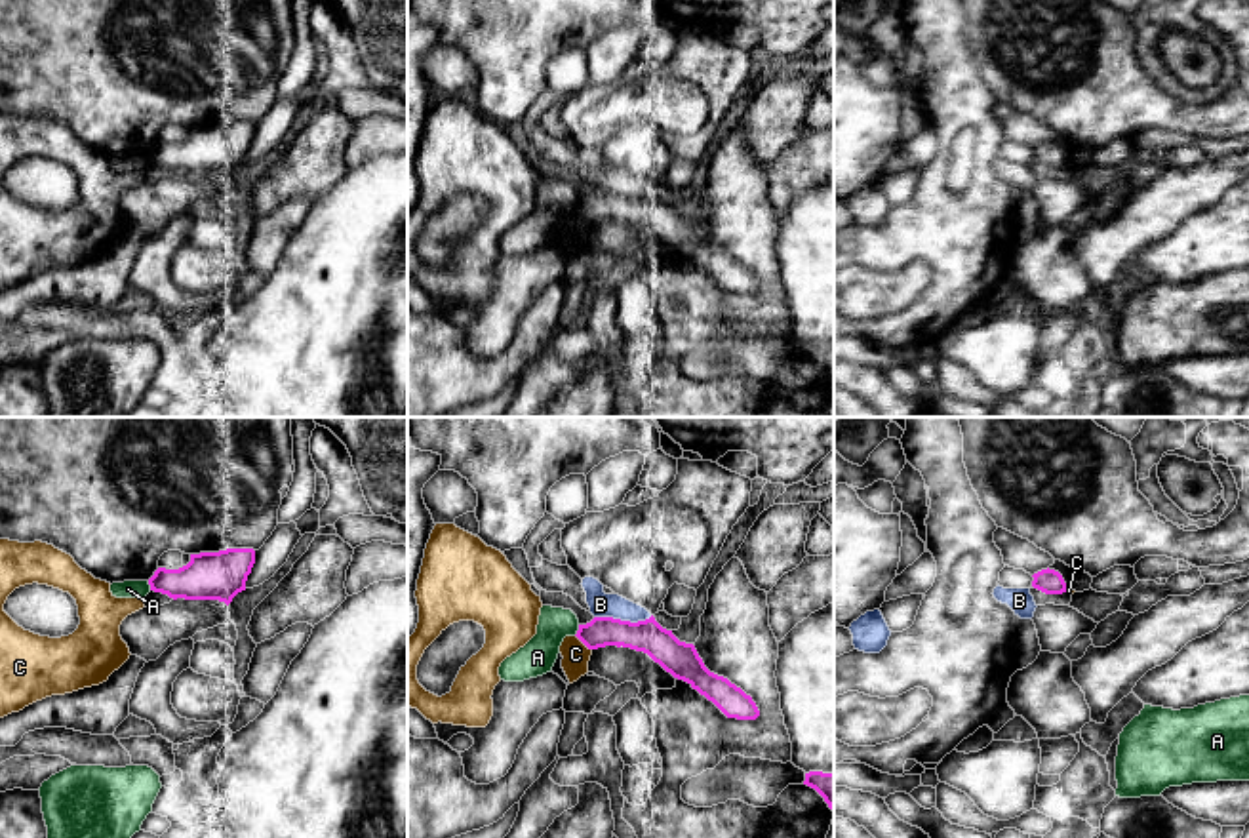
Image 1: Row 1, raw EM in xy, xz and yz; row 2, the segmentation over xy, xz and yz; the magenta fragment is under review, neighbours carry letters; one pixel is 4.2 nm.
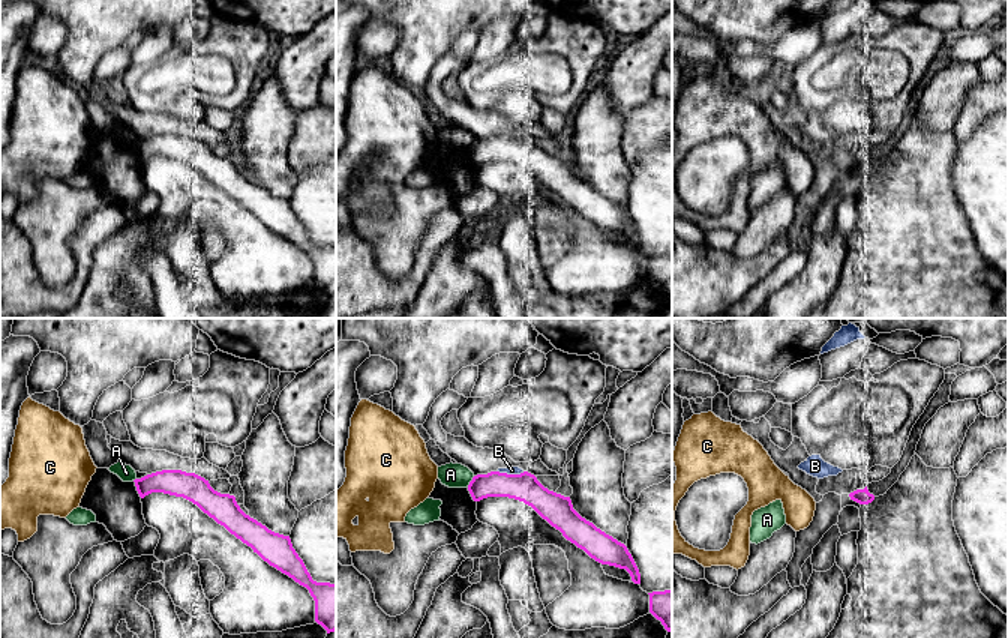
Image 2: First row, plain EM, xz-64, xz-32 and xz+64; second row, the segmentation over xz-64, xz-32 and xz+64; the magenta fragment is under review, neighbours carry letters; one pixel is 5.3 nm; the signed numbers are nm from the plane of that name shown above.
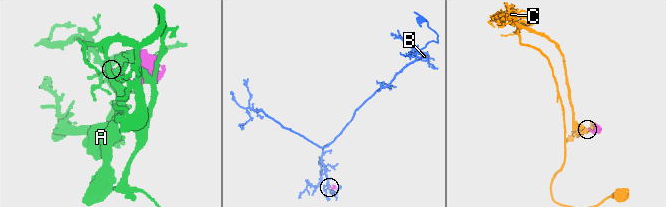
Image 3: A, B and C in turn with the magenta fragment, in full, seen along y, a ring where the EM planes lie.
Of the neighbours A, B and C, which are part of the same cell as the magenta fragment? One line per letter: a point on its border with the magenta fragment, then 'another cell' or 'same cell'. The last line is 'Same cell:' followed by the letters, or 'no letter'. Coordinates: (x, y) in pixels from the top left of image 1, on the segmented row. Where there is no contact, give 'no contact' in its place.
A: xz (577, 631) | another cell
B: xz (623, 621) | another cell
C: xz (583, 642) | another cell
Same cell: no letter

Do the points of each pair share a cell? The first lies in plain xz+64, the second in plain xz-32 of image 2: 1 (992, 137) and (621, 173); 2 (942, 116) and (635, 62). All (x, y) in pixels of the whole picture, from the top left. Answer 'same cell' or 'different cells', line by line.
1: different cells
2: same cell

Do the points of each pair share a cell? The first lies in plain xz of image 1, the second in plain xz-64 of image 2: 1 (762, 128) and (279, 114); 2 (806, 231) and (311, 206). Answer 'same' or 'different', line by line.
1: different
2: same

